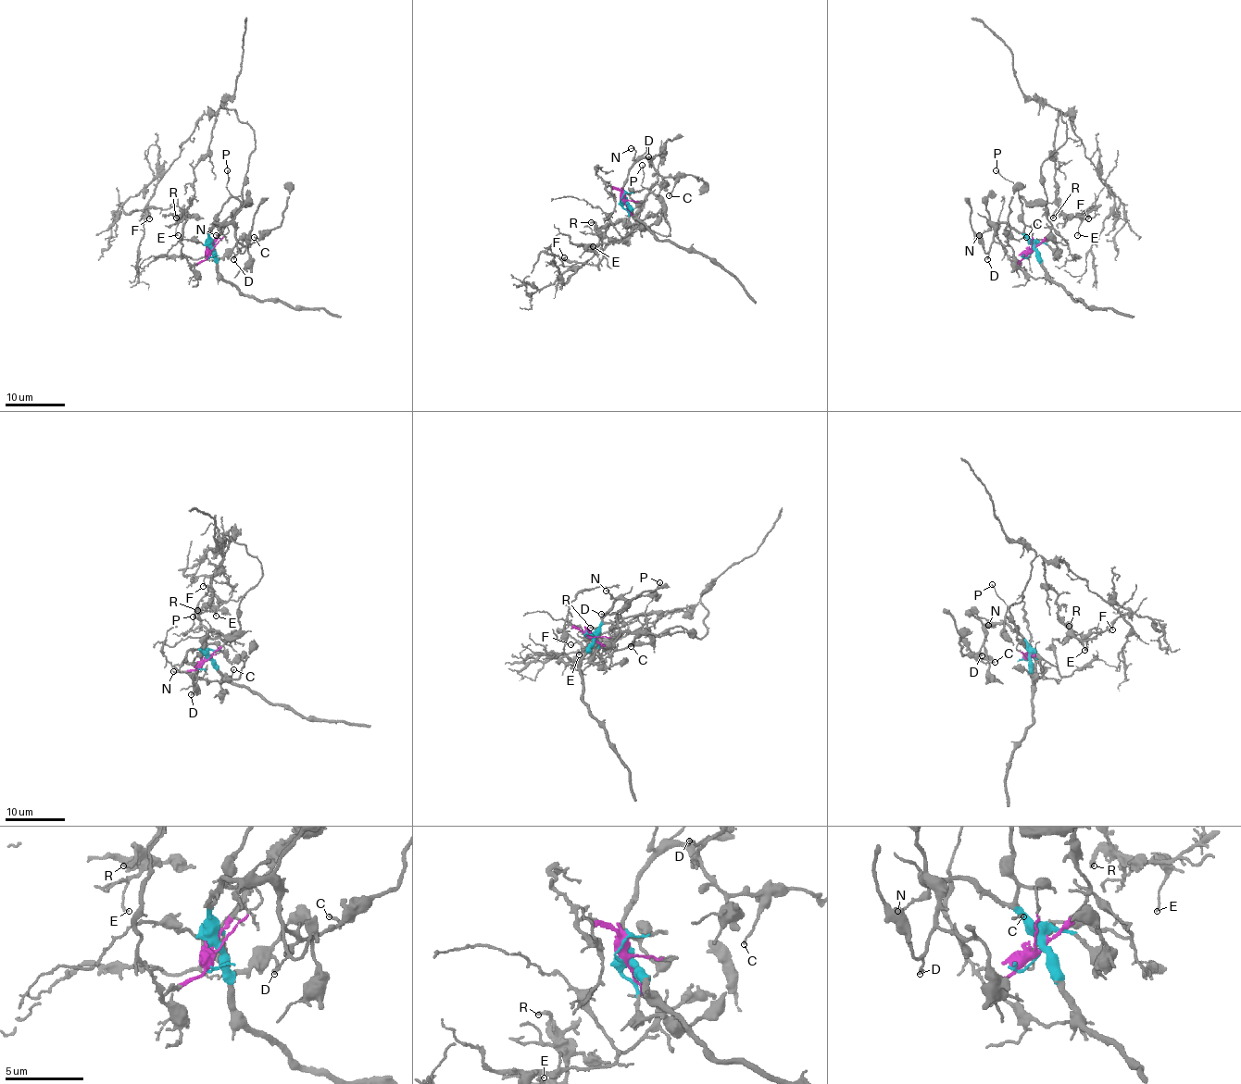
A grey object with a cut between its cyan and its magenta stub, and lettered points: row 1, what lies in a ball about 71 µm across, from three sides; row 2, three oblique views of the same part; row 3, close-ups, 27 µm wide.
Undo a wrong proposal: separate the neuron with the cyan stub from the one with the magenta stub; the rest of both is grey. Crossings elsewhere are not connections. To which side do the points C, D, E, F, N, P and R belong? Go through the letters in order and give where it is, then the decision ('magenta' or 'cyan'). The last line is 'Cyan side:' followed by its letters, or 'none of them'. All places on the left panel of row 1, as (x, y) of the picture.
C: at (254, 237); cyan
D: at (233, 259); cyan
E: at (178, 235); magenta
F: at (149, 218); magenta
N: at (216, 235); cyan
P: at (227, 170); cyan
R: at (176, 218); magenta
Cyan side: C, D, N, P

